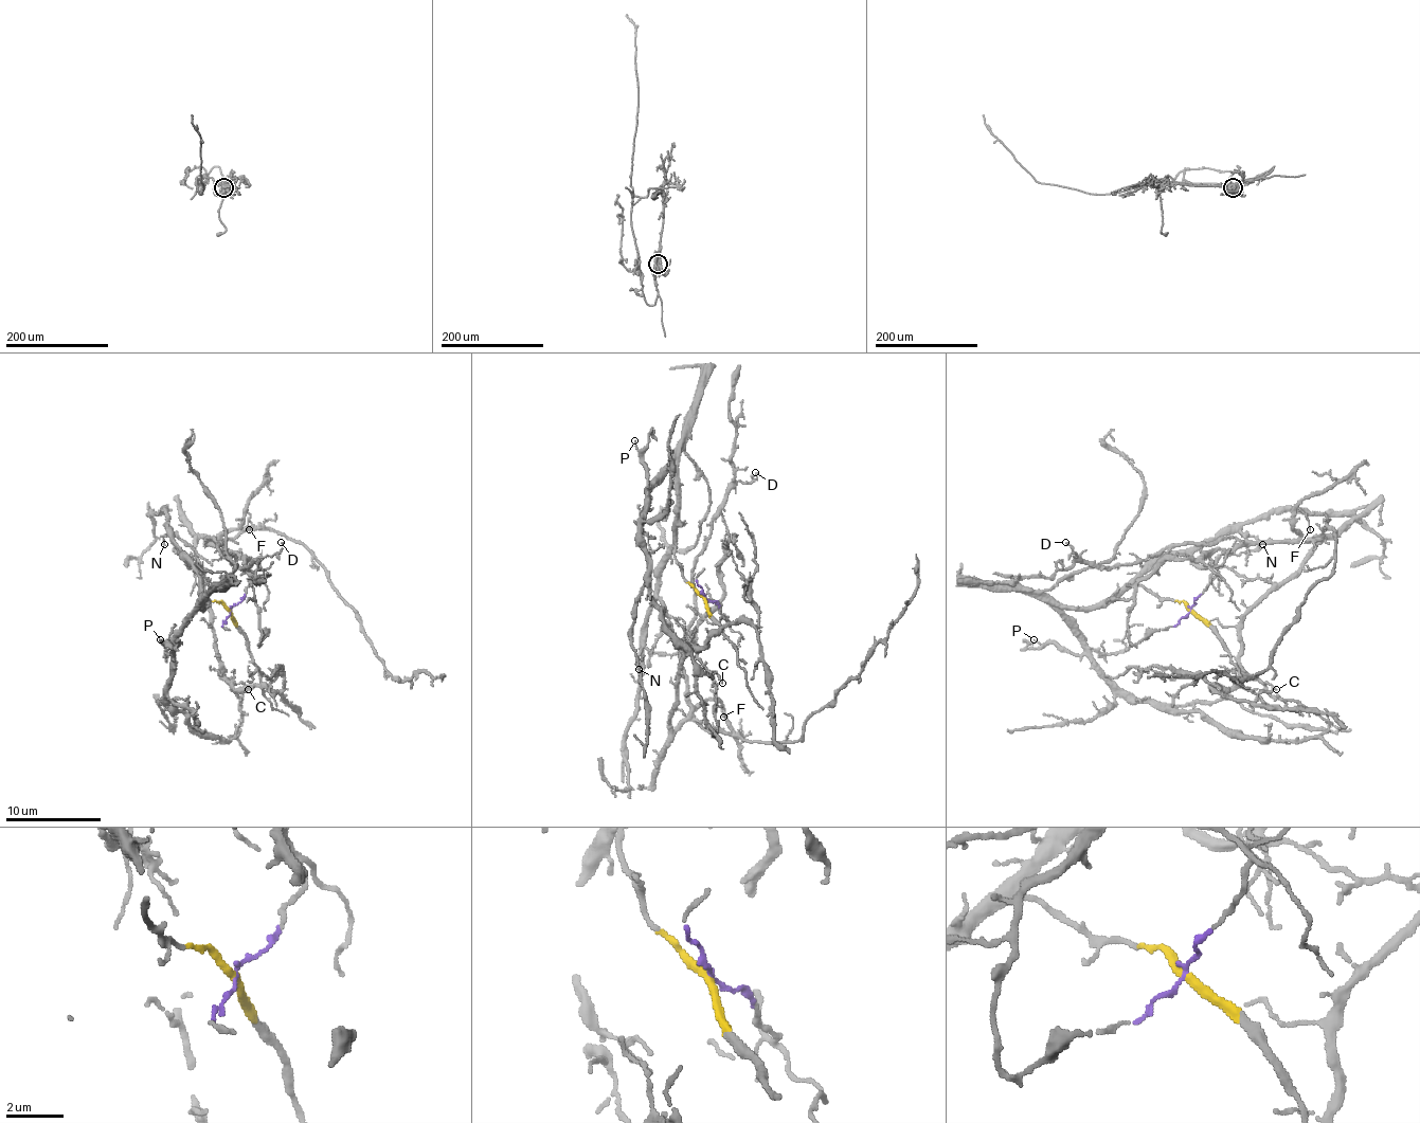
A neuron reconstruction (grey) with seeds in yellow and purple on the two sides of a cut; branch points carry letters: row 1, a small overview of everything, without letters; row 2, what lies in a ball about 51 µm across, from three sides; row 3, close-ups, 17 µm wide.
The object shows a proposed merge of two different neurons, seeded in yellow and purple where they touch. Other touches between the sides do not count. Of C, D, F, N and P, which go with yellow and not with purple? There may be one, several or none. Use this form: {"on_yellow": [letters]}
{"on_yellow": ["N", "P"]}

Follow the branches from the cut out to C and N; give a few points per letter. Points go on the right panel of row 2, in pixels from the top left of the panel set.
C: (1190, 611), (1210, 580), (1203, 559), (1212, 551), (1319, 537), (1304, 563), (1243, 618), (1239, 662), (1277, 690)
N: (1190, 611), (1181, 601), (1148, 592), (1138, 580), (1160, 561), (1193, 554), (1222, 535), (1241, 532), (1262, 544)

